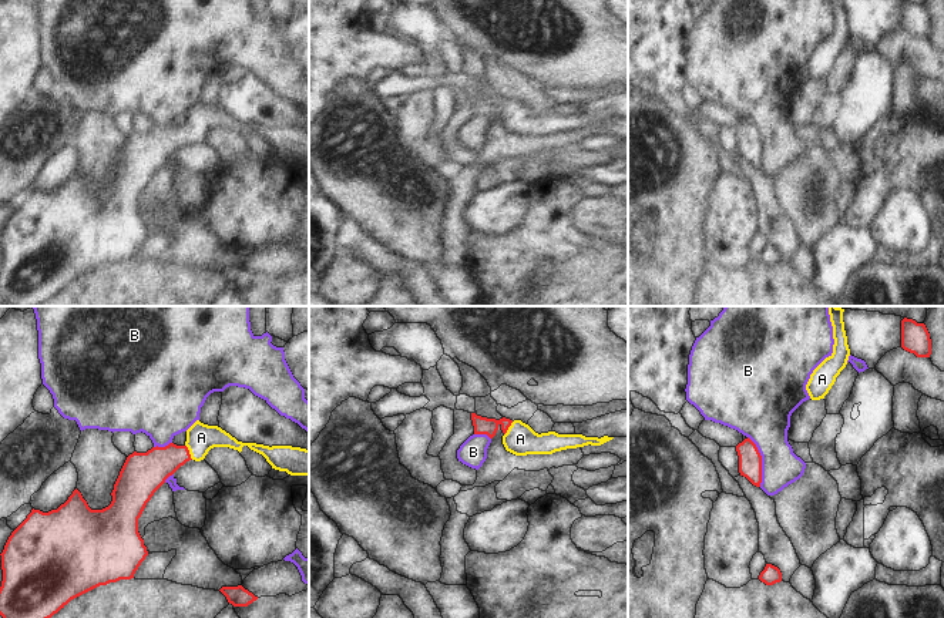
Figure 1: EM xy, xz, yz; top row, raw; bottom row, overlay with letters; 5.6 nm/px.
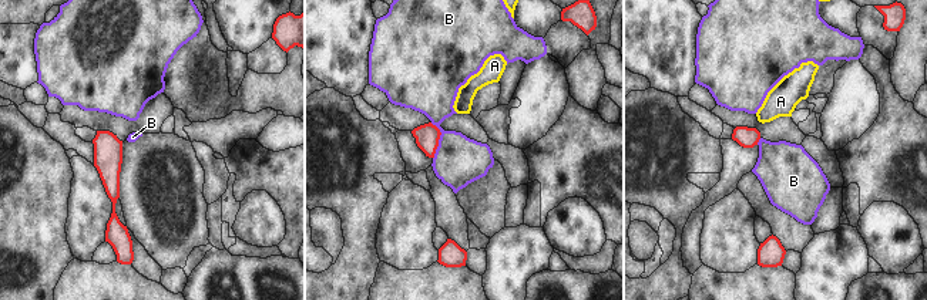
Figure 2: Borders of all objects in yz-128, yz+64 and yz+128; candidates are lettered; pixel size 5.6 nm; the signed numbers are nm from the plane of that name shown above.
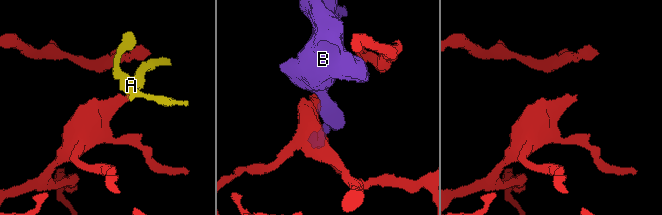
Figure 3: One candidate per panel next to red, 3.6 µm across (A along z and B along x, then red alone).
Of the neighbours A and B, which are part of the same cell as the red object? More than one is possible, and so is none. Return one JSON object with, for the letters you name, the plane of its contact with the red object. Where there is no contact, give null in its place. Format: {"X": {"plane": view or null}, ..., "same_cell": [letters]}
{"A": {"plane": "xy"}, "same_cell": ["A"]}

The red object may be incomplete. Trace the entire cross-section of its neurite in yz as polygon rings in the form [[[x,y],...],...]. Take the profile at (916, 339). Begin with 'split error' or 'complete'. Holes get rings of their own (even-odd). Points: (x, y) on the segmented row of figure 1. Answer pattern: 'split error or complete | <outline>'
complete | [[[904,318],[901,320],[901,347],[917,357],[930,357],[931,339],[925,325]]]

